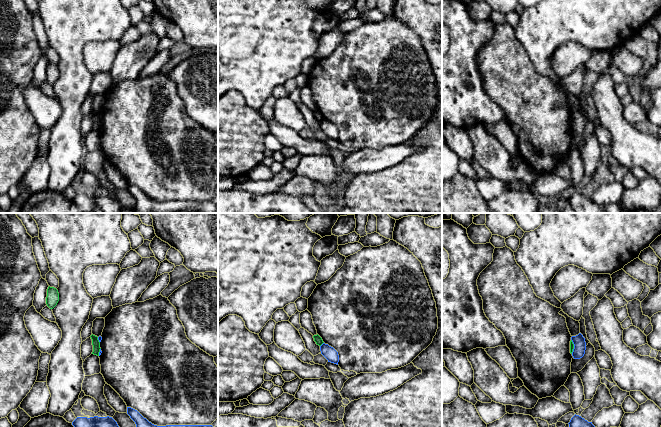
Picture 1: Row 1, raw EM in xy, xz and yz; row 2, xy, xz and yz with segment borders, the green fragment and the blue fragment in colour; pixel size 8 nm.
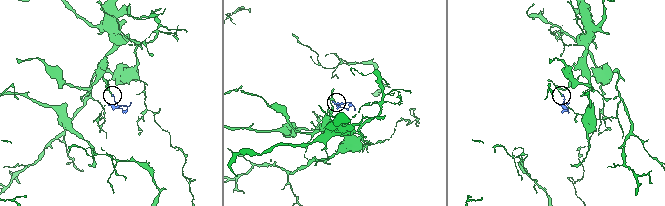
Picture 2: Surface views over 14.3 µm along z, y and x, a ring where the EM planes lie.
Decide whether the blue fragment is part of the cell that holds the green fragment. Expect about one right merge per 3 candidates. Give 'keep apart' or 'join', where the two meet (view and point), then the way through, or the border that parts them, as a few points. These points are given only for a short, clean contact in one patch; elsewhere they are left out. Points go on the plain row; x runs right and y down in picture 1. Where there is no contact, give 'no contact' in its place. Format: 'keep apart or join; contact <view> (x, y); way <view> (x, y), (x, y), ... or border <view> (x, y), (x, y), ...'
keep apart; contact xz (322, 119); border xz (323, 118), (320, 122)

